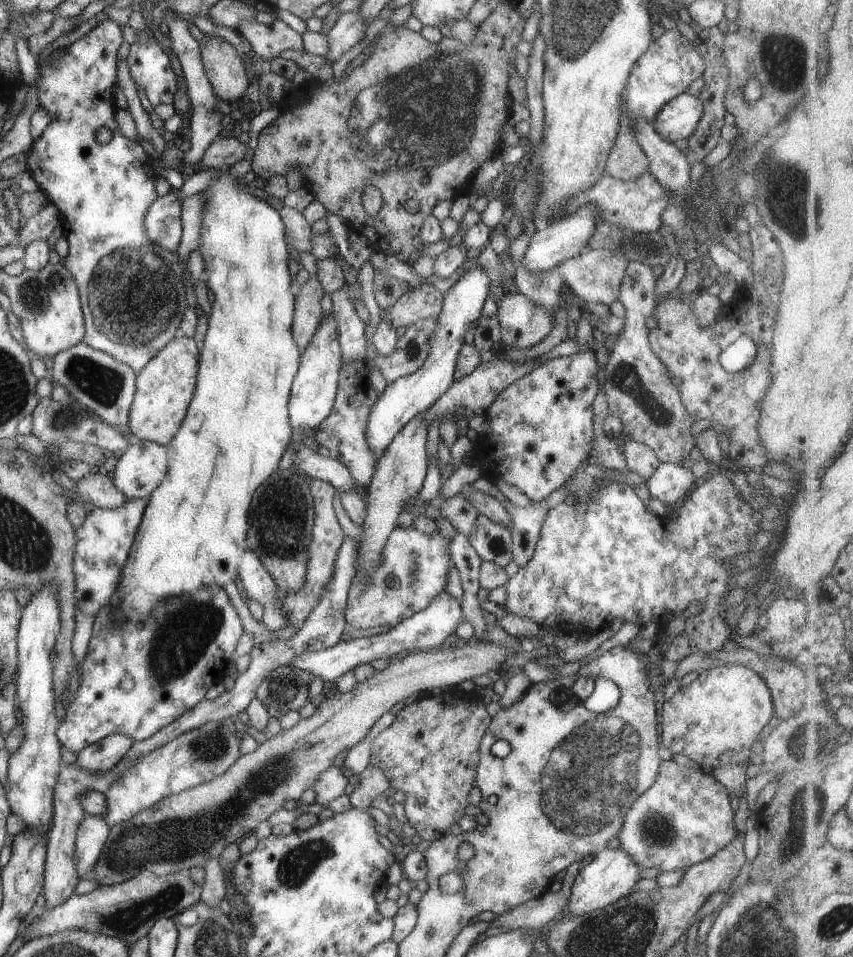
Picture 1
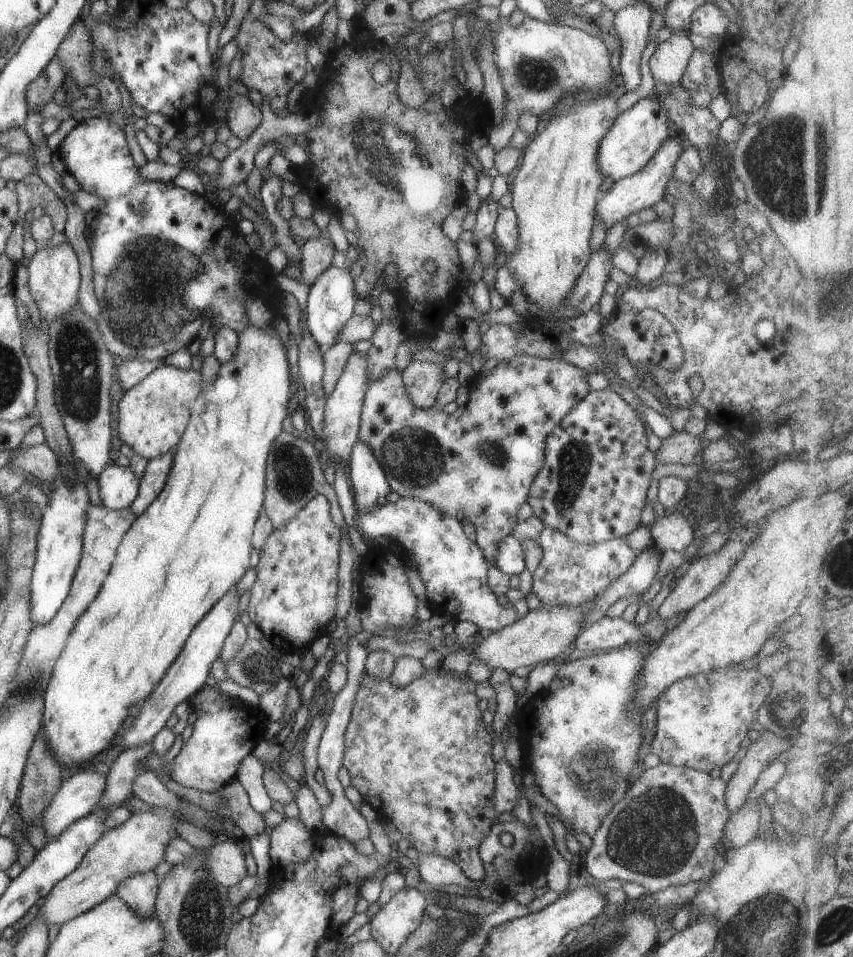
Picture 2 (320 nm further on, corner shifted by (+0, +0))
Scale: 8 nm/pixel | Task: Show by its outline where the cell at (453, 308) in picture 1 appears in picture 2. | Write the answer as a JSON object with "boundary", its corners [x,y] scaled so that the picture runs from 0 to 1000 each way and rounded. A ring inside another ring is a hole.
{"boundary":[[[416,460],[409,474],[409,504],[414,510],[414,526],[419,533],[437,533],[449,527],[457,514],[442,476],[426,460]]]}

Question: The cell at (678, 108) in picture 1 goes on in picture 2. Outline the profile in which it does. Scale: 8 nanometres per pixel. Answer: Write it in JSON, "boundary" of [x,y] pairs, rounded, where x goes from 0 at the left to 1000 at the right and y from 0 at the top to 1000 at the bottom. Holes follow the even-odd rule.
{"boundary":[[[769,101],[747,104],[740,113],[725,119],[719,132],[705,144],[700,157],[700,172],[705,176],[702,180],[707,185],[716,184],[719,189],[742,183],[749,176],[756,173],[773,155],[773,150],[784,142],[782,129],[782,115],[773,109]]]}

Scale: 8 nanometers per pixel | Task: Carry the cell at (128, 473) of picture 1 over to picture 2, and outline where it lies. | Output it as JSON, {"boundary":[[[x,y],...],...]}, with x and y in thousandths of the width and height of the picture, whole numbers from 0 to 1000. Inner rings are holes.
{"boundary":[[[129,484],[114,497],[118,529],[127,533],[143,533],[151,530],[161,518],[163,499],[147,487]]]}

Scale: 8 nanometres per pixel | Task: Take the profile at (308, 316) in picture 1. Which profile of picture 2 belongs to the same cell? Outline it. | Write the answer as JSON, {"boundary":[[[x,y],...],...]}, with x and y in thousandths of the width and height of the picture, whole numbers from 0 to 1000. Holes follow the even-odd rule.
{"boundary":[[[376,241],[370,249],[358,251],[352,258],[353,272],[351,279],[353,284],[348,295],[355,295],[362,300],[369,295],[369,290],[381,284],[388,276],[392,257],[382,241]]]}

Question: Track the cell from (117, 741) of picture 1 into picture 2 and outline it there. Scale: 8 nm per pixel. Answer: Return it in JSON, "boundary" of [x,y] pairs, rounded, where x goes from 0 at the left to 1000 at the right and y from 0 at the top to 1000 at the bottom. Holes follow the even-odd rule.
{"boundary":[[[275,613],[268,614],[268,618],[261,621],[243,642],[236,646],[236,649],[217,669],[208,688],[193,700],[193,704],[191,704],[177,726],[163,738],[164,742],[161,750],[157,750],[145,765],[140,766],[140,770],[143,771],[142,781],[144,784],[161,782],[170,775],[178,775],[182,767],[193,759],[193,754],[196,754],[199,746],[204,744],[205,739],[211,734],[222,732],[222,727],[225,727],[233,722],[233,719],[237,719],[238,715],[242,715],[243,706],[246,705],[246,696],[256,688],[259,675],[261,675],[261,671],[275,650],[278,631],[278,617],[275,617]]]}

